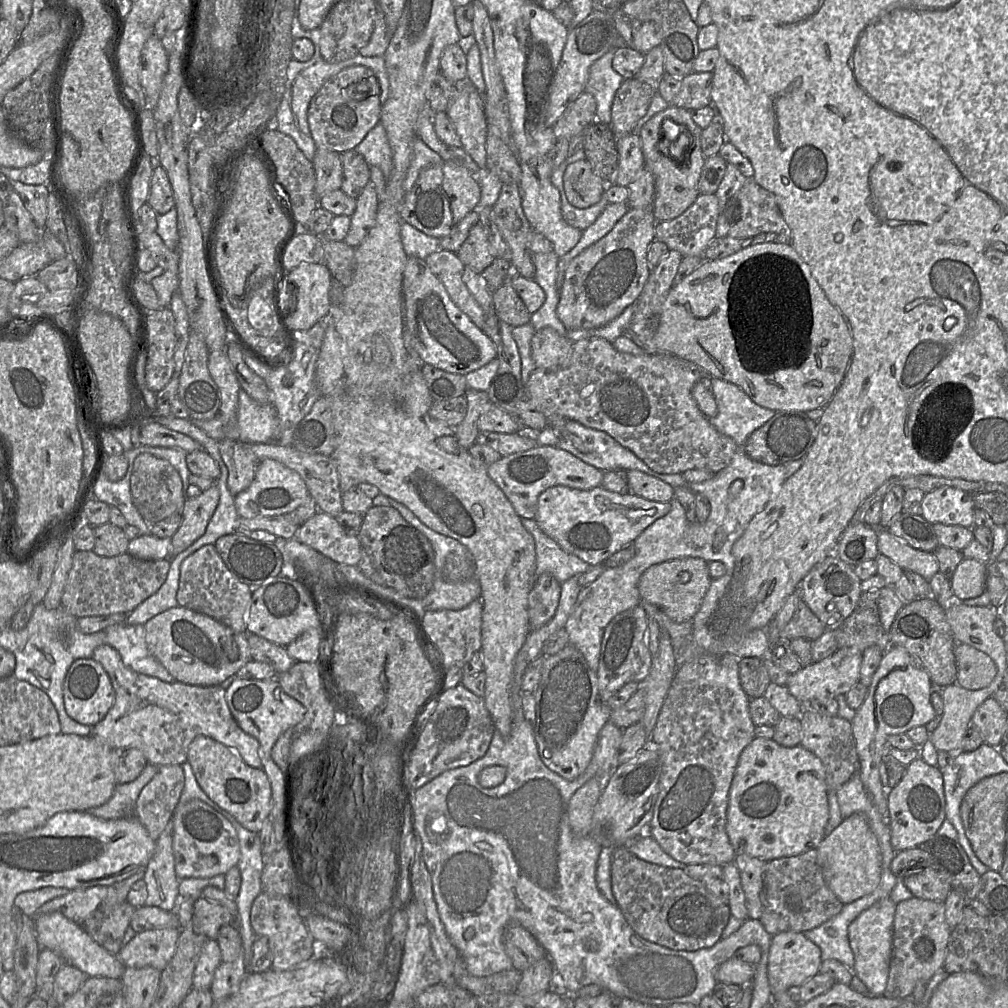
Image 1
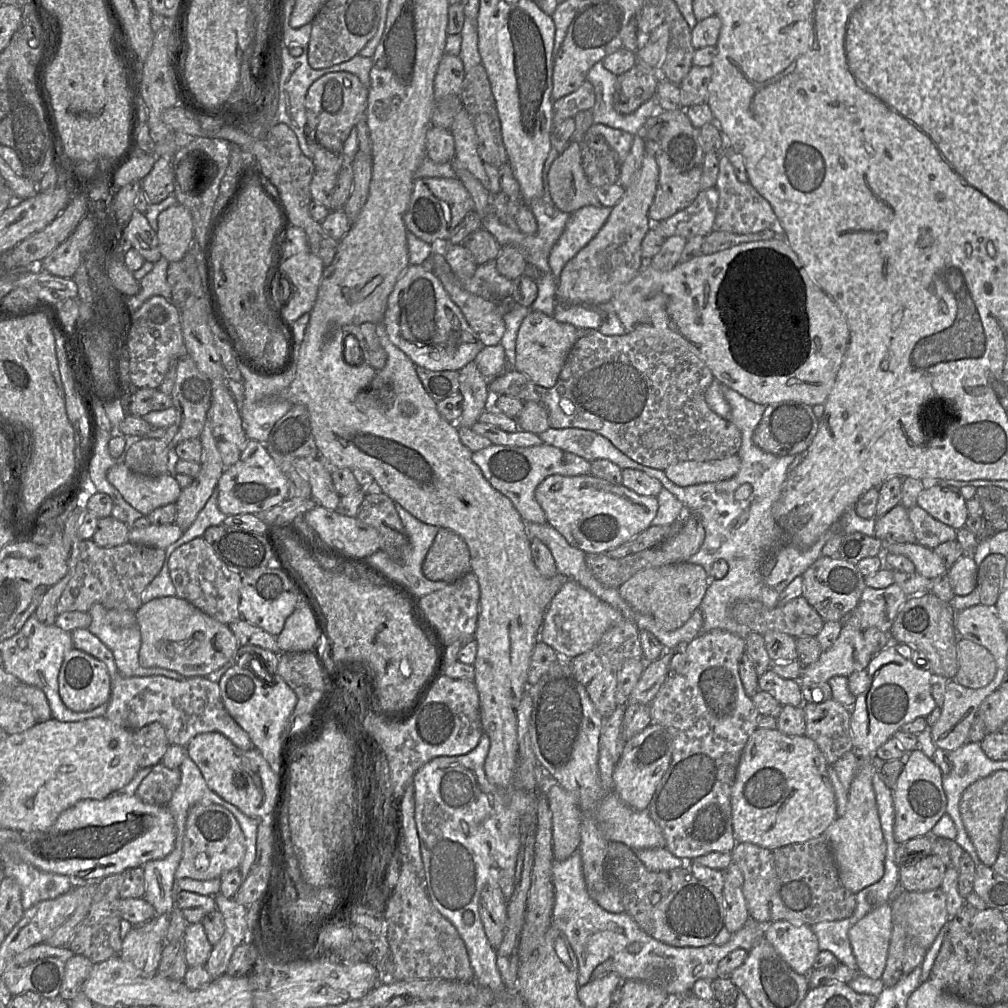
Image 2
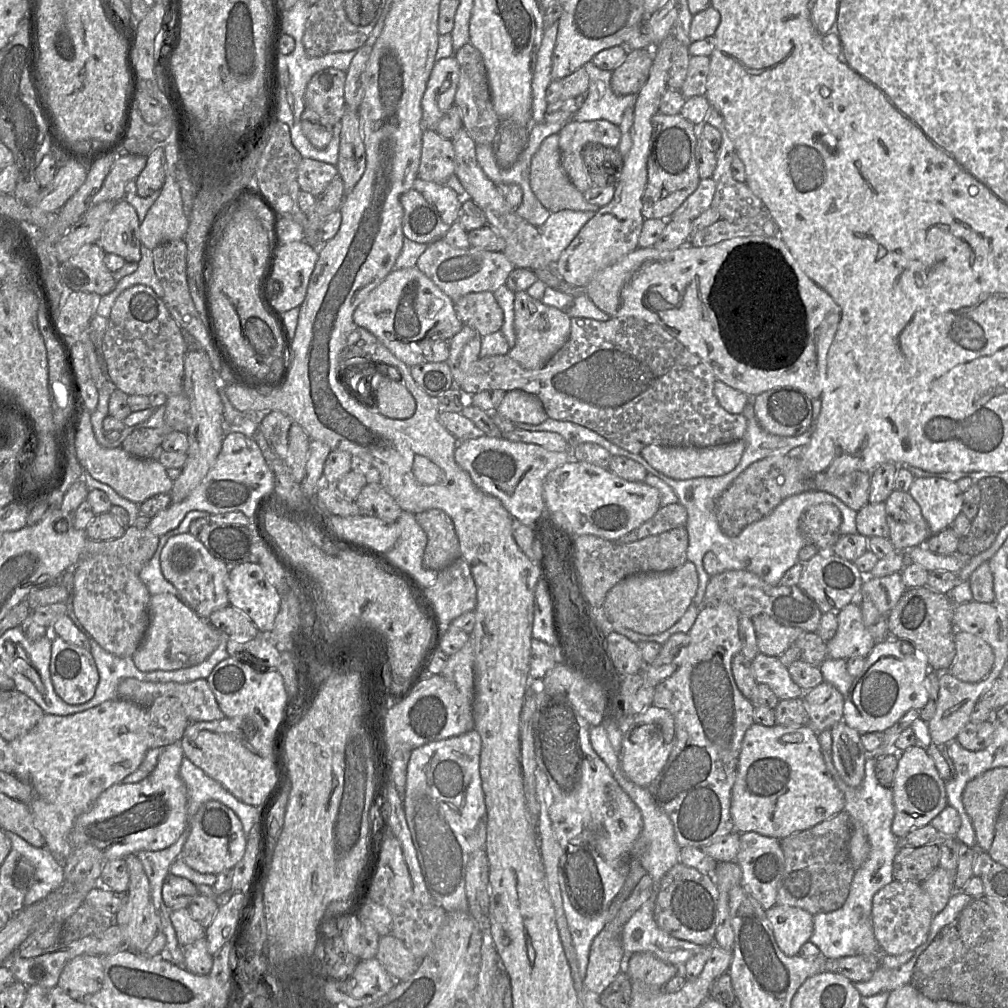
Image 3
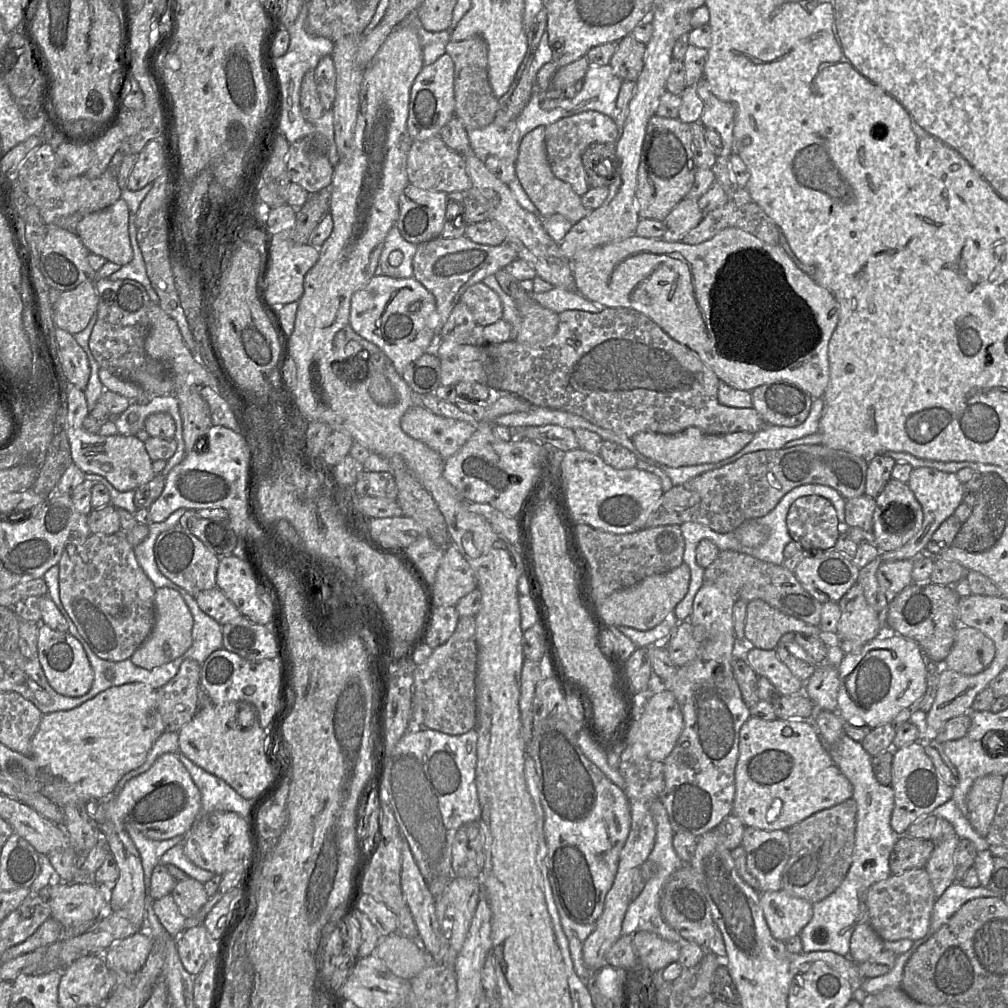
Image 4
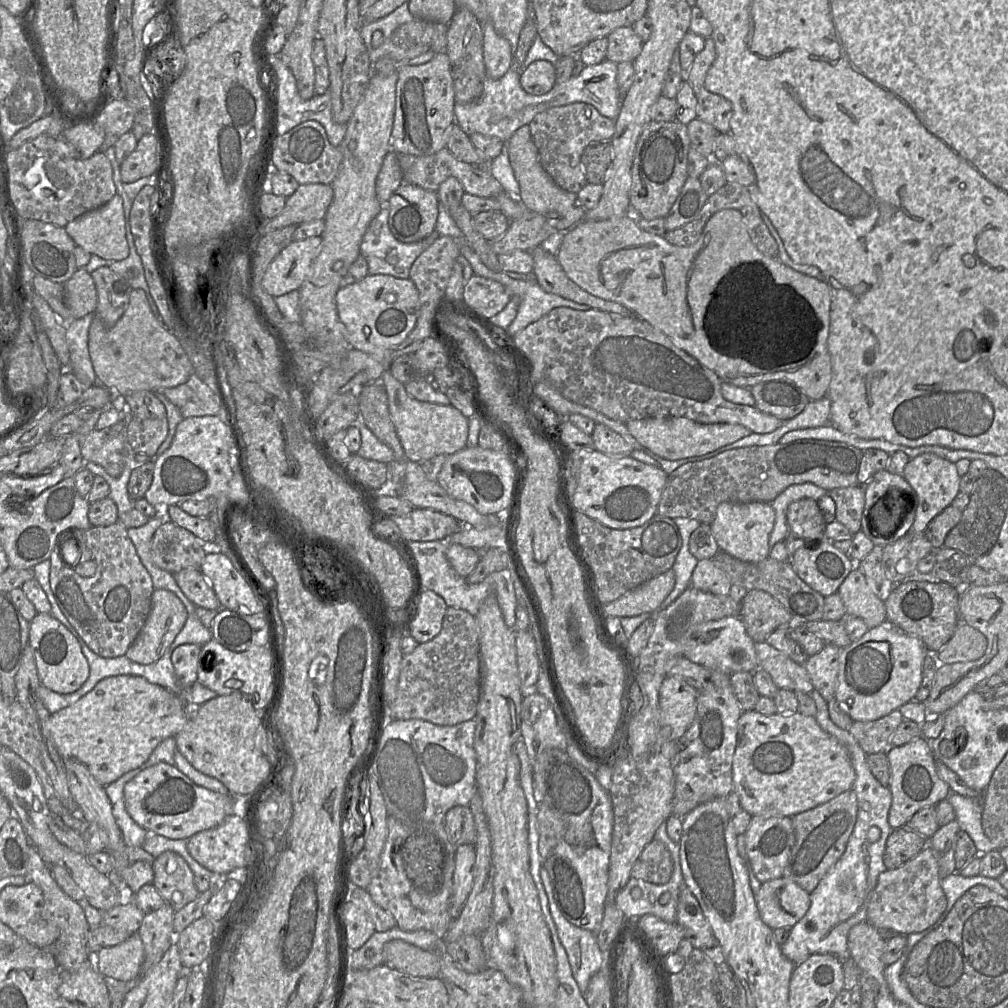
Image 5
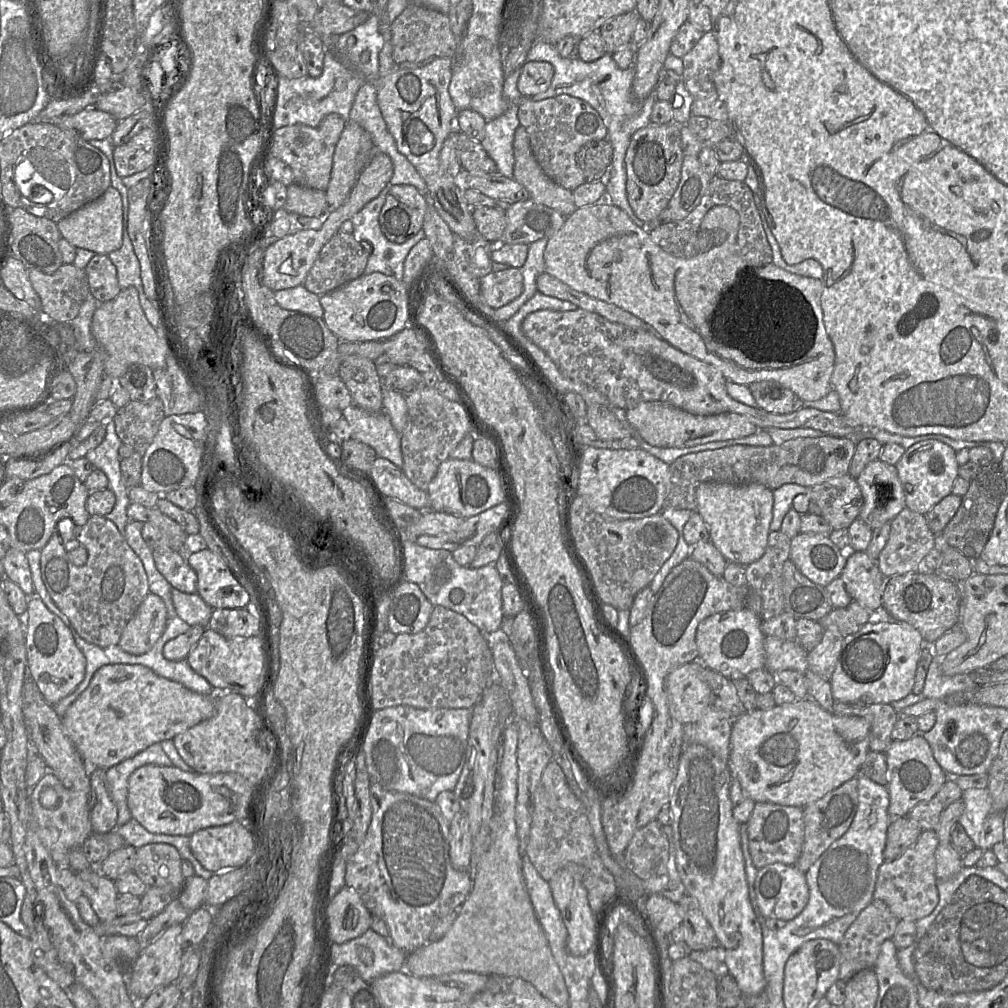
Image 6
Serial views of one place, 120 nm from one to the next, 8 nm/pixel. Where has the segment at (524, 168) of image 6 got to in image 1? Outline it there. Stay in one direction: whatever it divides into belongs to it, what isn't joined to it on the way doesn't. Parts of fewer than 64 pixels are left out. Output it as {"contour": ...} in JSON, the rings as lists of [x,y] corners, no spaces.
{"contour":[[[586,159],[569,163],[563,174],[565,195],[571,205],[584,209],[598,203],[606,183],[598,177]]]}

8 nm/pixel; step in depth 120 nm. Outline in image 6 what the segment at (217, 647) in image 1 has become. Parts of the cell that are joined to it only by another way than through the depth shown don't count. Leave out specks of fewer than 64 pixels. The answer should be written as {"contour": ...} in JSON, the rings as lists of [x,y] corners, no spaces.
{"contour":[[[149,592],[126,625],[118,645],[133,655],[149,652],[164,633],[167,619],[163,600]]]}

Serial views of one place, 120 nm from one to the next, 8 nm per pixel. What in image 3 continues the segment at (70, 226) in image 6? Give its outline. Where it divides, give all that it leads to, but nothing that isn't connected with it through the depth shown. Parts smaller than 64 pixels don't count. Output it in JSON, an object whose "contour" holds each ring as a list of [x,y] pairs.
{"contour":[[[126,200],[116,202],[96,244],[127,262],[140,261],[140,220],[135,208]]]}

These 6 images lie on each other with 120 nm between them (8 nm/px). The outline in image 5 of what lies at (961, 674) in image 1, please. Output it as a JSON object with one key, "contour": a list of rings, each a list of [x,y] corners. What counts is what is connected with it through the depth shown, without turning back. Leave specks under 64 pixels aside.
{"contour":[[[960,621],[950,640],[936,653],[936,659],[940,664],[974,661],[984,655],[987,645],[984,634]]]}

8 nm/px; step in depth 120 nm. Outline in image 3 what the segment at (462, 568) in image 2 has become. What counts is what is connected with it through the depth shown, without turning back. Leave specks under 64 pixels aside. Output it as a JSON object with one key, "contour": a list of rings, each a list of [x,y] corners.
{"contour":[[[440,509],[415,514],[417,523],[427,535],[423,555],[426,569],[440,572],[461,557],[460,545],[451,518]]]}

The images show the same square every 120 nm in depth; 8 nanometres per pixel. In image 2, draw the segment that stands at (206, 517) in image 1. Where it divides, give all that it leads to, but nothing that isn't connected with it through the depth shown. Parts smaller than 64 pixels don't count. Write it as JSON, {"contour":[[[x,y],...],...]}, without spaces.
{"contour":[[[206,416],[203,430],[199,436],[202,445],[200,471],[192,483],[181,490],[176,501],[177,517],[175,523],[186,531],[196,520],[217,488],[224,466],[212,430],[212,420]]]}

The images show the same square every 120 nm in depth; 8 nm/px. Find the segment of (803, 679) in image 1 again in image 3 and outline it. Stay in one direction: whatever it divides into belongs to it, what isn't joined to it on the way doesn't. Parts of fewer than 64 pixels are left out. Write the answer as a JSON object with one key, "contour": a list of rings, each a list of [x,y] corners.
{"contour":[[[856,600],[839,611],[838,629],[834,637],[827,642],[827,658],[865,658],[875,644],[864,624],[861,607]]]}

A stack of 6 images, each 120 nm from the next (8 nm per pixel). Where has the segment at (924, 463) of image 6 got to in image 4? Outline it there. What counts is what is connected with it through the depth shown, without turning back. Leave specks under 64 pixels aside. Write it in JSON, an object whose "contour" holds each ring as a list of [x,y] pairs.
{"contour":[[[931,467],[913,468],[908,480],[908,486],[914,493],[923,510],[923,522],[919,531],[902,547],[888,552],[880,552],[882,561],[897,561],[917,559],[926,554],[926,546],[938,527],[963,502],[964,485],[955,473],[947,473]]]}

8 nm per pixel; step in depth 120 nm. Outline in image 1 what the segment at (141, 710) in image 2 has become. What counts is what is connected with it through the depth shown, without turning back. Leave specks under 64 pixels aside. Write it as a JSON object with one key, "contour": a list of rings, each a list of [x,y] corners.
{"contour":[[[109,644],[97,647],[92,658],[108,673],[115,691],[115,702],[106,716],[92,728],[96,740],[110,748],[140,750],[148,764],[182,765],[188,761],[188,748],[198,736],[213,738],[234,751],[247,765],[262,768],[259,741],[245,733],[235,721],[225,698],[223,686],[197,686],[181,682],[166,683],[137,673],[122,661]]]}

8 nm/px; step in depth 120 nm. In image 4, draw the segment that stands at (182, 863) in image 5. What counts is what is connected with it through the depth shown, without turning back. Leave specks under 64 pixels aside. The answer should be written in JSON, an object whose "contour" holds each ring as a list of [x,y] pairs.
{"contour":[[[189,877],[188,879],[177,881],[171,892],[181,914],[187,919],[194,918],[209,899],[203,884]]]}

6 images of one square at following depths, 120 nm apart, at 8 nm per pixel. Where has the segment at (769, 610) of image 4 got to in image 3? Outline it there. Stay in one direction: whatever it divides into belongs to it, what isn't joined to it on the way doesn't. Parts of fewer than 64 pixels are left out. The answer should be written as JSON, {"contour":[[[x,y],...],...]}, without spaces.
{"contour":[[[759,614],[751,619],[759,651],[768,656],[779,657],[799,636],[806,633],[801,628],[782,625],[766,614]]]}

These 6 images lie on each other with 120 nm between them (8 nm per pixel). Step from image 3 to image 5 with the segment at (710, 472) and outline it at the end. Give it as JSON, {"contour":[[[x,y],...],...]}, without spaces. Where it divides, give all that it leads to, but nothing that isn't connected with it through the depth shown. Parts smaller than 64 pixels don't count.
{"contour":[[[684,417],[644,418],[626,423],[630,434],[644,447],[666,460],[702,456],[752,433],[738,424],[701,424]]]}

